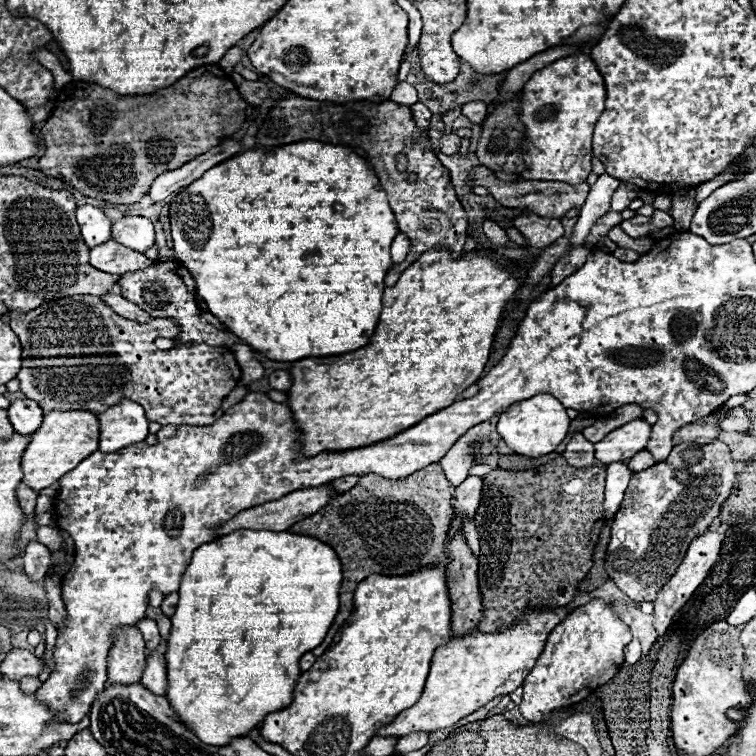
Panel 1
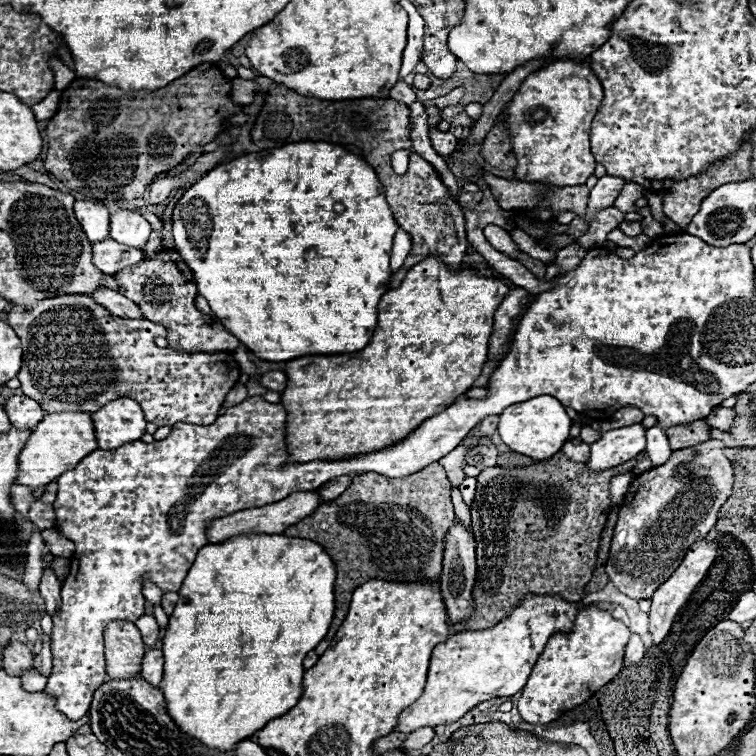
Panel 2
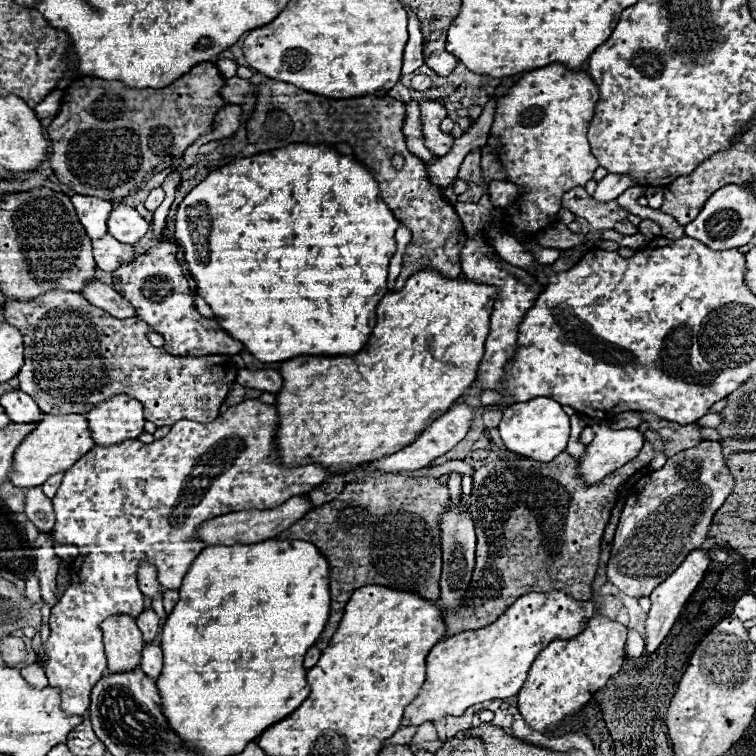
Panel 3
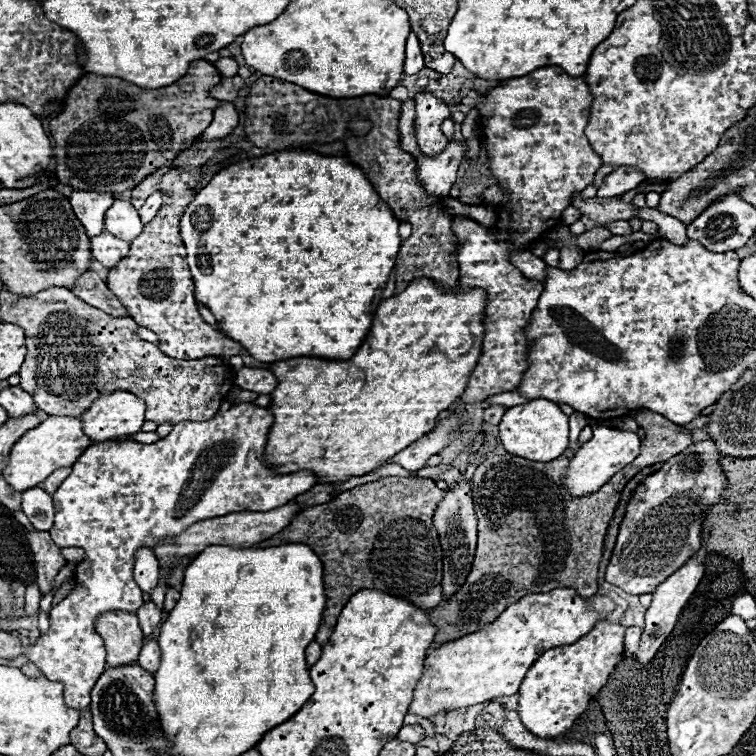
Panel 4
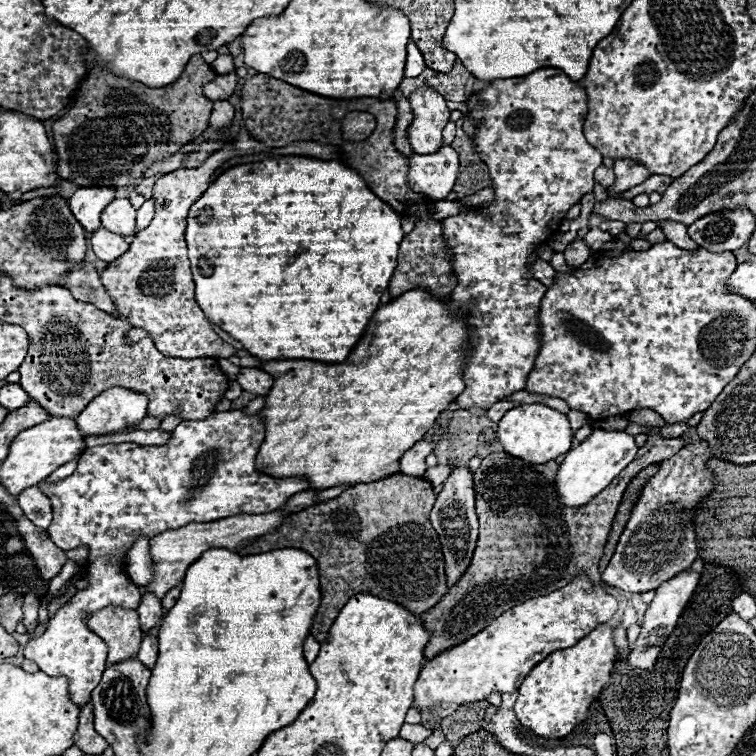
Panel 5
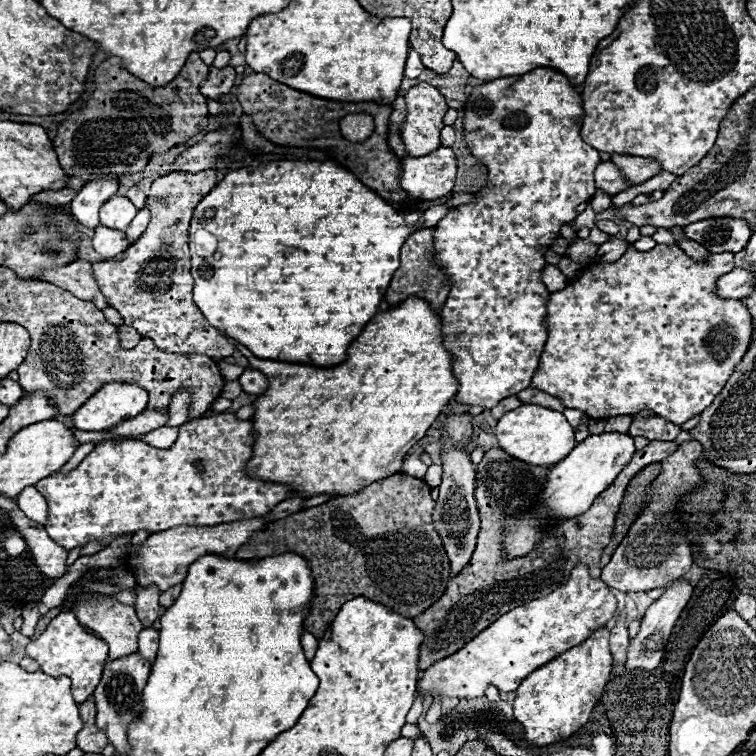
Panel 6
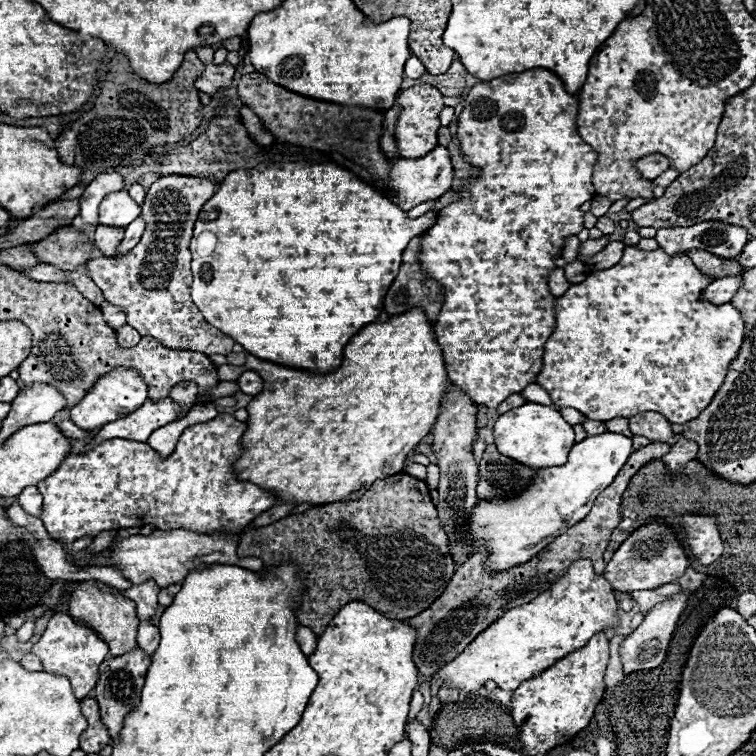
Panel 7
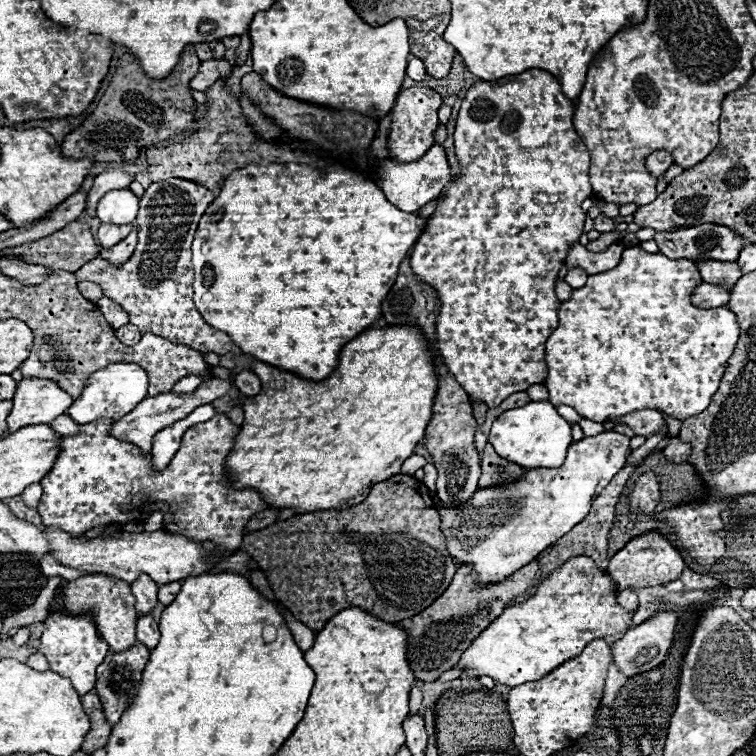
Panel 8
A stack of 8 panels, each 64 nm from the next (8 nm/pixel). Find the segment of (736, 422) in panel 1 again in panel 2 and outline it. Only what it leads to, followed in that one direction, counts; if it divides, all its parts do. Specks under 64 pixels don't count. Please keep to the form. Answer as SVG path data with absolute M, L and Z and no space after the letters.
M716 408L714 412L710 412L706 422L710 422L710 428L728 430L732 424L732 418L734 418L734 412L730 408Z

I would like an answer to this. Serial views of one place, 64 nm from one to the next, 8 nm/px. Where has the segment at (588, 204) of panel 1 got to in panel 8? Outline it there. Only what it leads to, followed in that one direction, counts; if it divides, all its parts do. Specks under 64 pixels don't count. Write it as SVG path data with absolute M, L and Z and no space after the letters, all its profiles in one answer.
M656 150L656 152L652 152L652 154L648 156L648 160L646 160L646 166L648 166L650 174L654 174L654 176L662 176L672 164L674 164L674 158L672 158L672 154L666 152L666 150Z

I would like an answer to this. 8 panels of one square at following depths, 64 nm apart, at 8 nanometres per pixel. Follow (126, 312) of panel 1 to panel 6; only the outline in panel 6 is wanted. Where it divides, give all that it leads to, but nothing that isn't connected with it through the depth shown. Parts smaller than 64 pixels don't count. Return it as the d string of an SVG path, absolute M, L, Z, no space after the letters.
M78 260L74 264L68 264L66 268L58 268L58 270L46 270L46 272L42 272L42 280L62 286L82 300L94 302L96 308L100 308L100 310L104 310L108 306L106 298L102 296L96 280L92 276L92 264L88 260Z

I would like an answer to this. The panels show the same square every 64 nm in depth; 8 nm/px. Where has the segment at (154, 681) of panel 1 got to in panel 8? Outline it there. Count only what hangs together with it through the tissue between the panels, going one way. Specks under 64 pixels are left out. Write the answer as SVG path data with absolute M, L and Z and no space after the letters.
M152 612L138 616L136 636L138 636L138 642L146 644L150 650L158 644L158 640L160 640L160 630L158 630L158 622L152 618Z

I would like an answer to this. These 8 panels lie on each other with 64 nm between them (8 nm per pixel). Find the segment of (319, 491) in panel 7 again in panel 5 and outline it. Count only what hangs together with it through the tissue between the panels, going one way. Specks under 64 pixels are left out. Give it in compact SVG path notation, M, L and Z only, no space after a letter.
M418 288L380 306L350 356L340 364L312 360L262 362L260 368L274 376L274 386L264 396L264 408L260 410L266 436L256 456L258 472L274 478L306 478L310 480L308 488L314 490L368 484L398 472L402 452L422 440L440 412L464 390L462 350L468 346L466 336L468 330L462 318L450 312L450 304Z

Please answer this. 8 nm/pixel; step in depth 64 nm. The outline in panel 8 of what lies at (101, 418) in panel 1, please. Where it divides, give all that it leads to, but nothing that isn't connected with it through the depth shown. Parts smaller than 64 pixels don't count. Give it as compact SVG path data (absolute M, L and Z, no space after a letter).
M114 362L114 364L108 364L106 368L90 374L82 394L72 402L72 406L66 410L66 414L76 424L90 424L100 418L120 420L122 416L126 416L126 412L130 412L146 396L148 396L146 372L138 364L132 364L132 362Z

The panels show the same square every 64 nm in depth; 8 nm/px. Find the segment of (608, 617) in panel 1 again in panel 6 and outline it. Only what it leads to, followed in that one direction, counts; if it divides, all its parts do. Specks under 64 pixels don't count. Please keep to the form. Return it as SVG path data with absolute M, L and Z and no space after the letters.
M600 628L586 642L570 648L522 680L514 698L514 718L524 726L526 740L532 746L542 748L566 740L588 722L594 704L598 702L598 696L602 696L610 678L612 656L608 636L610 632Z

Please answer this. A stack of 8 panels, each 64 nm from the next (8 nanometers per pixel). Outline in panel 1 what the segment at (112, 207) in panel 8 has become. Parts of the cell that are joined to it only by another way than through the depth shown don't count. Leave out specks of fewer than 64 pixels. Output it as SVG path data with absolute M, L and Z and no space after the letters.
M122 216L112 224L112 240L144 252L154 244L154 226L142 216Z

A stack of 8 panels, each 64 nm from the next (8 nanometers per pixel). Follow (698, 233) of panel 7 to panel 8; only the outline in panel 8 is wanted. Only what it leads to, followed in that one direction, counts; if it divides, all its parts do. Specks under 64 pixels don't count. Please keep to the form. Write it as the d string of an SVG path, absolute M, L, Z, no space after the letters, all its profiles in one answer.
M716 224L680 228L676 232L658 232L654 240L664 256L688 258L694 264L704 258L734 262L742 250L742 238L730 228Z

